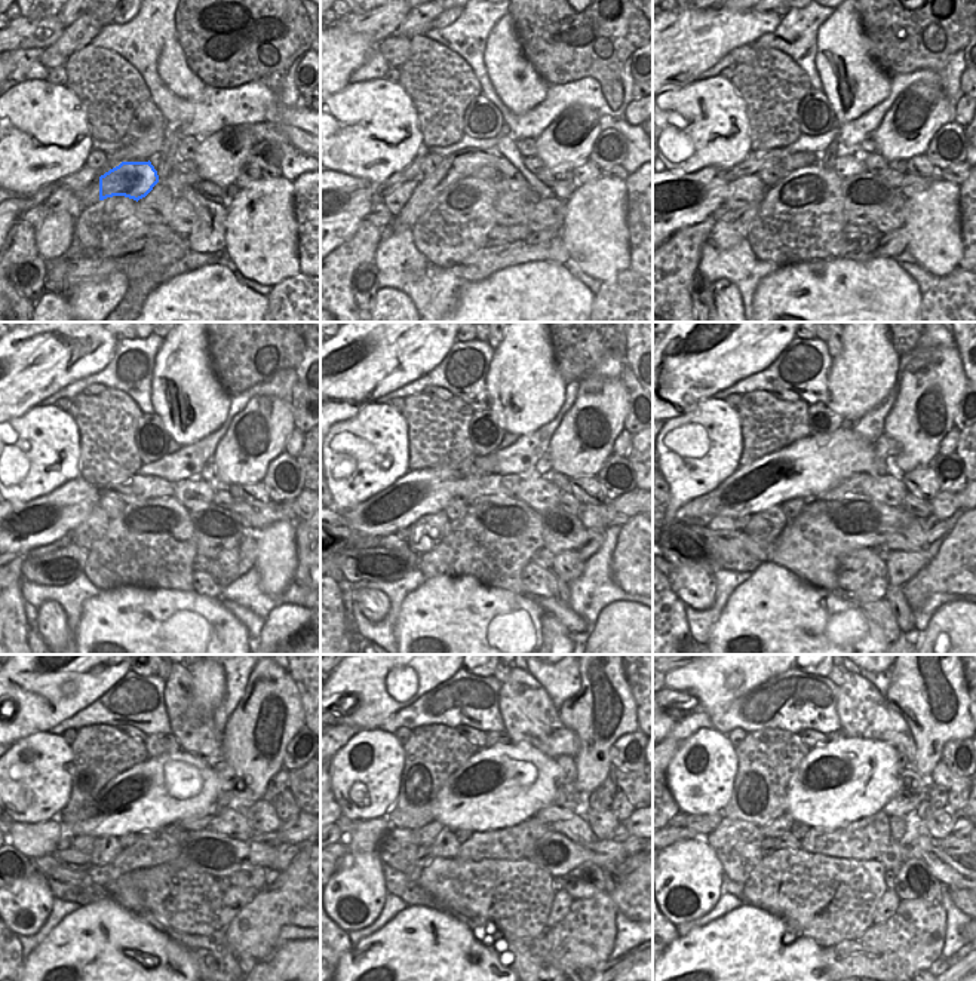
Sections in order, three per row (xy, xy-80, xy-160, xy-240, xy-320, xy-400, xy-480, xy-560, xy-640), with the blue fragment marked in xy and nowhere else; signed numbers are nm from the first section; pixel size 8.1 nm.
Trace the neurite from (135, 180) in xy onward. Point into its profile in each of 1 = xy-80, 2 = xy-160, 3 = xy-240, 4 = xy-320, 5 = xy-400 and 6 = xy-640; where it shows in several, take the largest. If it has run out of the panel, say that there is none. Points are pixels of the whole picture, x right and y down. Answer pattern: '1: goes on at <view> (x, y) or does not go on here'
1: goes on at xy-80 (484, 172)
2: goes on at xy-160 (846, 166)
3: goes on at xy-240 (196, 494)
4: goes on at xy-320 (542, 494)
5: goes on at xy-400 (890, 490)
6: goes on at xy-640 (948, 870)

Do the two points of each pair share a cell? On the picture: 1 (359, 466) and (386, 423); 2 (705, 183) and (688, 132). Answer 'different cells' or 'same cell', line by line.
1: same cell
2: different cells

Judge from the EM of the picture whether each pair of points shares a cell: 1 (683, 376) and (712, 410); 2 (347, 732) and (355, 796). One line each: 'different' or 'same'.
1: different
2: different

